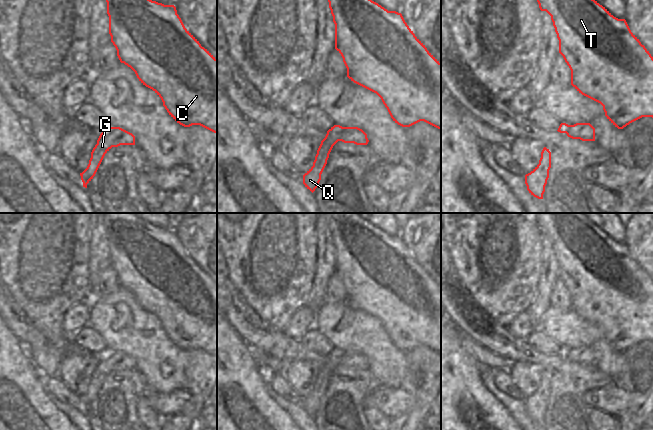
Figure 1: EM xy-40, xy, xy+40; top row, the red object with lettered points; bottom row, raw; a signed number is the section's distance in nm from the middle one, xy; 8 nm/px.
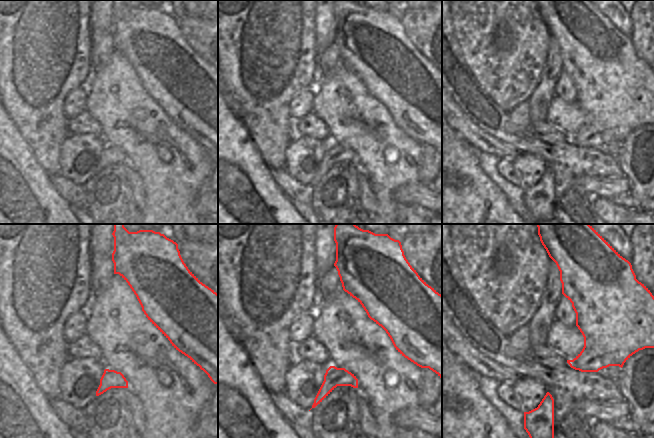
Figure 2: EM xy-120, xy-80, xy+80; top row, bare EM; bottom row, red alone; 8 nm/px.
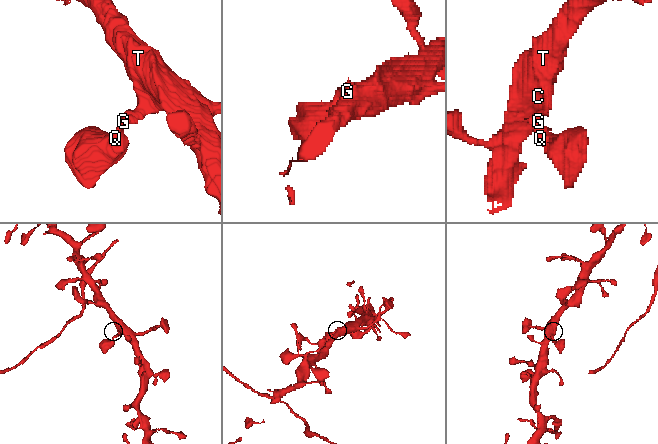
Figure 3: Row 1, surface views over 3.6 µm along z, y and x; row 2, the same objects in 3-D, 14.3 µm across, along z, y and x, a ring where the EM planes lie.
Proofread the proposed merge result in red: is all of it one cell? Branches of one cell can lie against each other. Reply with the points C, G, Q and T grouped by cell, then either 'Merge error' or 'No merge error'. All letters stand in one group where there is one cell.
Groups: C G Q T. No merge error.

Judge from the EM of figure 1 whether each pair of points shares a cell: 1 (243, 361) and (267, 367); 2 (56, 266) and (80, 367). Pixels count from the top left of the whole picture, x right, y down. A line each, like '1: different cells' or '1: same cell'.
1: different cells
2: different cells

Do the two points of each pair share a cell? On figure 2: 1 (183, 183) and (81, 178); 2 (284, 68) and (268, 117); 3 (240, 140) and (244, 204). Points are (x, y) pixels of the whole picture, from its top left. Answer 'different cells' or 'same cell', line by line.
1: different cells
2: same cell
3: same cell

